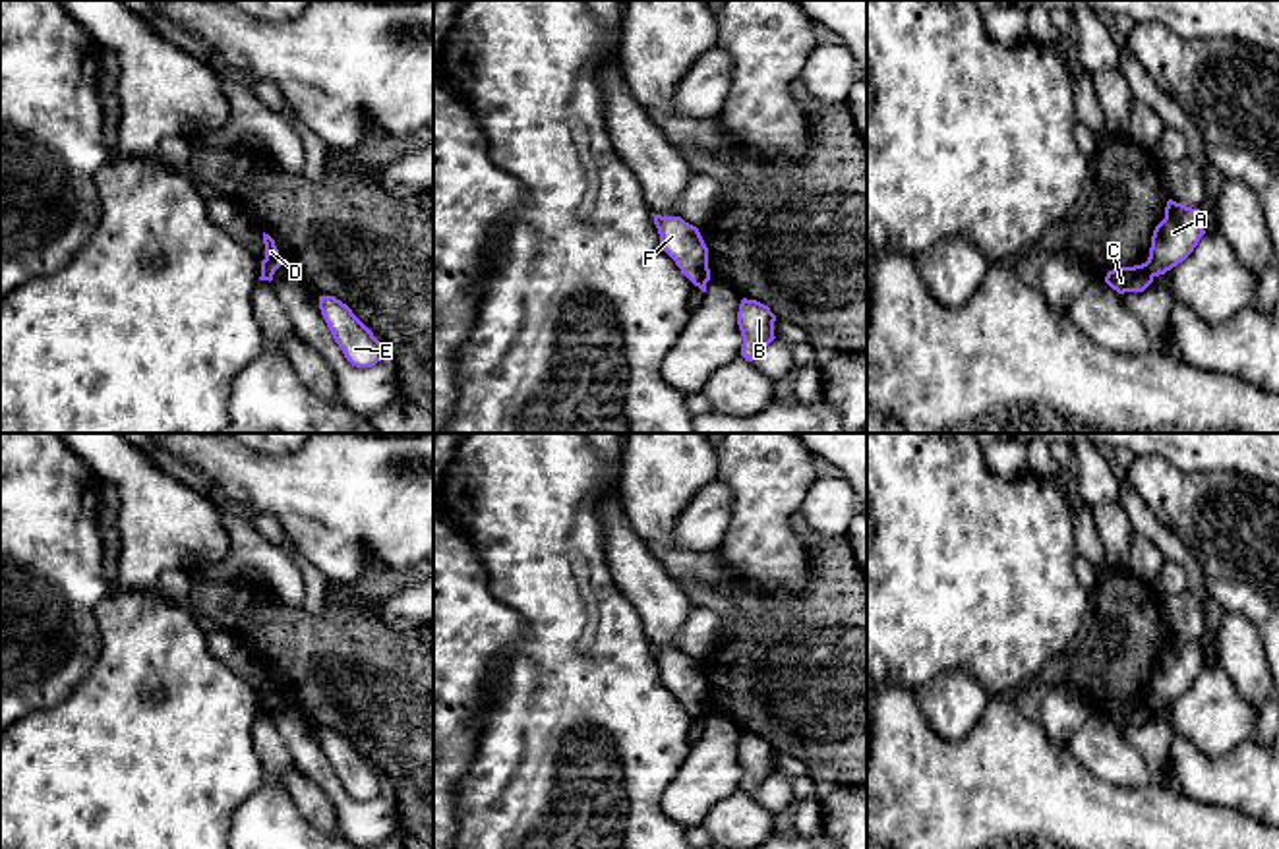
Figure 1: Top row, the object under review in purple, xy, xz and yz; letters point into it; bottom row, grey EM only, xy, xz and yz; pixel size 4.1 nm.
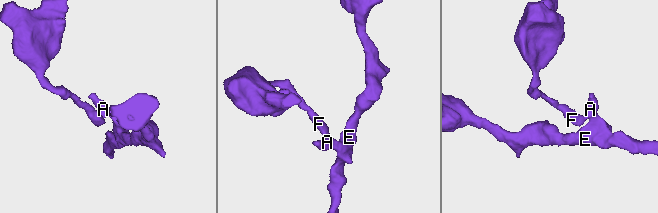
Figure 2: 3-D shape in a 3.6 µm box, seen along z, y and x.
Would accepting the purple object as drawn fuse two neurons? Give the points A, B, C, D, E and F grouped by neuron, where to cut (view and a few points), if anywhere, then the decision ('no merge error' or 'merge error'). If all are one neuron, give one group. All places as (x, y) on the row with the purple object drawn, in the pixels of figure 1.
A B D E / C F; cut in yz along (1144, 263), (1152, 277); merge error

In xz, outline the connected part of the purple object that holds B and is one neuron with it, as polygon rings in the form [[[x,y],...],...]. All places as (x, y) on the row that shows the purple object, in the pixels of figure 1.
[[[743,298],[737,311],[737,325],[743,337],[741,356],[753,362],[774,337],[776,315],[768,306]]]

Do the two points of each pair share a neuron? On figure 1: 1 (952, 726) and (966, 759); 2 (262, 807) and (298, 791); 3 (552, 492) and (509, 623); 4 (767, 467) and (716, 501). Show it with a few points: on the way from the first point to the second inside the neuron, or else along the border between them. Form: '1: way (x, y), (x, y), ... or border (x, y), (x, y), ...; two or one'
1: border (987, 702), (956, 739), (941, 739), (922, 714); two
2: border (267, 780), (275, 782), (316, 828); two
3: border (486, 573), (525, 623), (509, 654); two
4: border (716, 478), (732, 492), (732, 519), (724, 536); two

